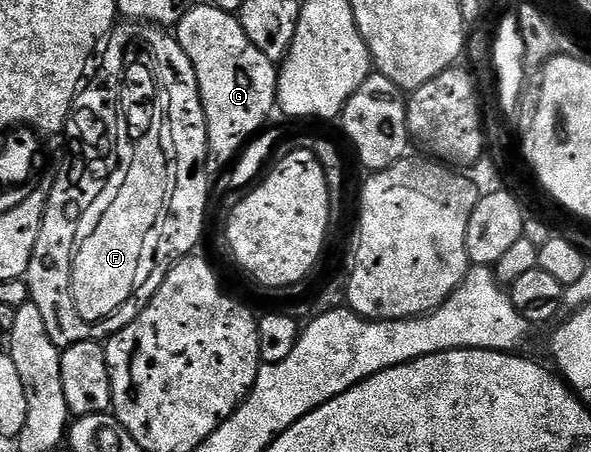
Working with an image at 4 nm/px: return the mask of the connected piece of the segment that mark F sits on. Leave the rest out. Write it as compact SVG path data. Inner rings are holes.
M125 21L114 26L113 32L106 38L95 75L92 74L88 78L73 101L71 115L85 115L88 120L75 121L71 116L68 119L66 136L78 135L80 139L68 142L69 151L57 169L57 178L52 178L49 202L45 205L39 239L35 243L35 253L31 255L31 263L23 278L29 285L29 300L35 303L35 307L39 307L39 312L43 315L47 335L51 335L51 339L59 347L68 347L84 341L104 342L123 327L127 327L144 311L165 276L169 274L169 270L182 257L190 256L196 250L193 248L201 241L201 232L205 229L205 212L210 212L211 209L211 174L205 168L205 161L209 158L207 119L199 95L199 83L195 79L195 67L191 59L187 59L187 51L174 55L173 73L169 73L165 57L157 57L157 53L173 53L173 44L176 41L172 32L152 23Z

